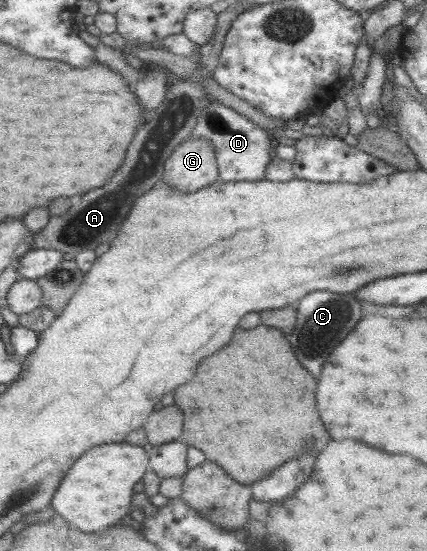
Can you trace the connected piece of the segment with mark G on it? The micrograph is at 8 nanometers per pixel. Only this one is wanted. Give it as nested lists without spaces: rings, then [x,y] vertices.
[[[184,138],[163,163],[161,181],[182,193],[198,191],[218,179],[214,148],[208,138]]]

